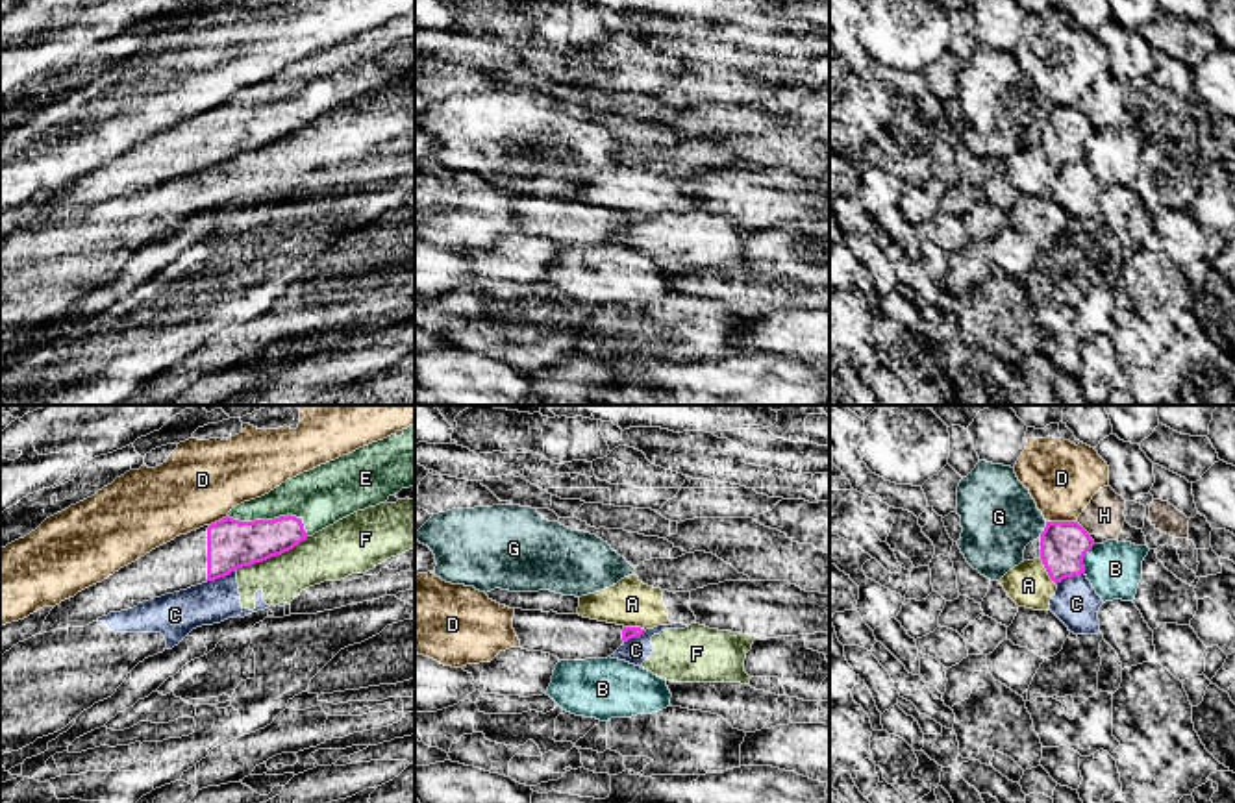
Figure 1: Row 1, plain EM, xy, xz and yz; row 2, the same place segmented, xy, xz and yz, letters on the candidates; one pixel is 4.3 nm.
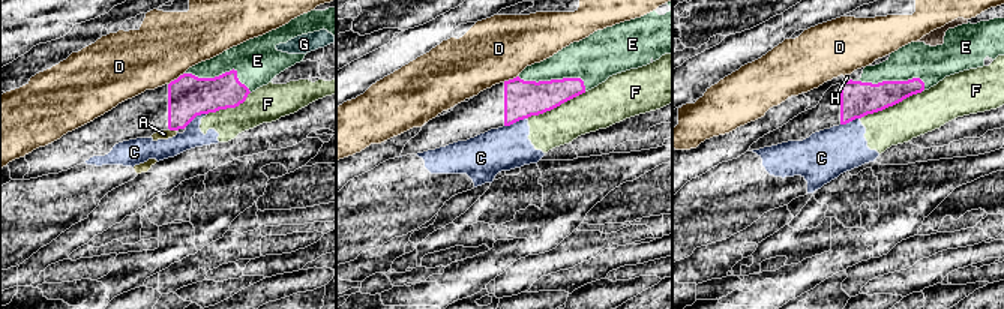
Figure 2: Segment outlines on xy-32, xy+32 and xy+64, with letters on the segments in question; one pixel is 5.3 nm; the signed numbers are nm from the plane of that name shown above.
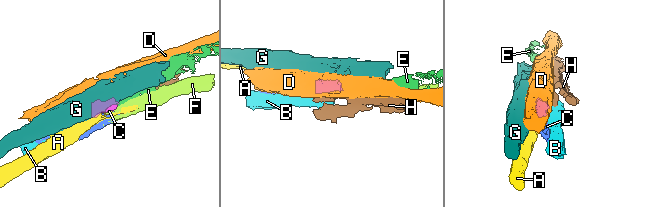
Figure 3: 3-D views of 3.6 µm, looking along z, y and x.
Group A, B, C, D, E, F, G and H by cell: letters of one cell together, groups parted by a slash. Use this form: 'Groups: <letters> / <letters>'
Groups: A / B / C F / D / E / G / H

